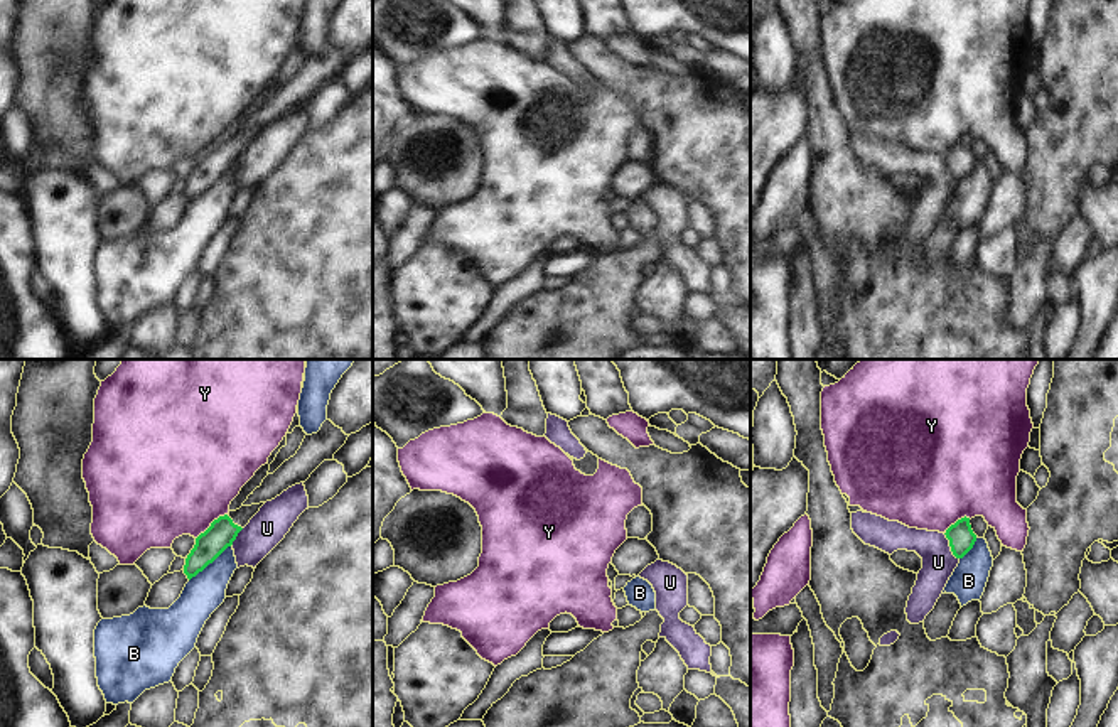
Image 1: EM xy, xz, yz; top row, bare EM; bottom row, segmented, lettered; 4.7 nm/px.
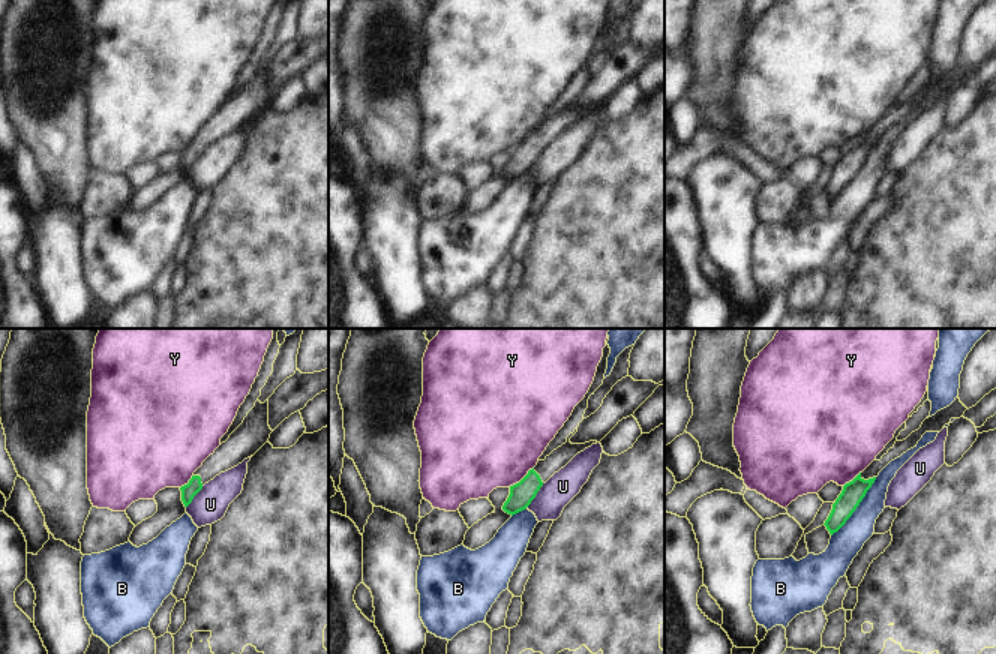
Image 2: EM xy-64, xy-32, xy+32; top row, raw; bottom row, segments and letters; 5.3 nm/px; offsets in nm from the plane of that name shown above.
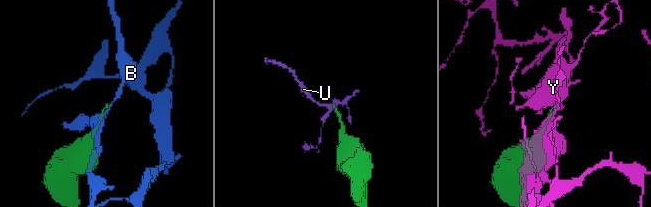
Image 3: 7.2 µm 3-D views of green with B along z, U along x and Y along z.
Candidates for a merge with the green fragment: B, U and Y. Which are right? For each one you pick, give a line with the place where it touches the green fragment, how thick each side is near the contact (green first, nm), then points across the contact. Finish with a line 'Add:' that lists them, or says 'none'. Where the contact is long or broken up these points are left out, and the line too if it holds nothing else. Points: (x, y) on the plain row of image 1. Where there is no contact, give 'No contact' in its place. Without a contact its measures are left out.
Add: none.

